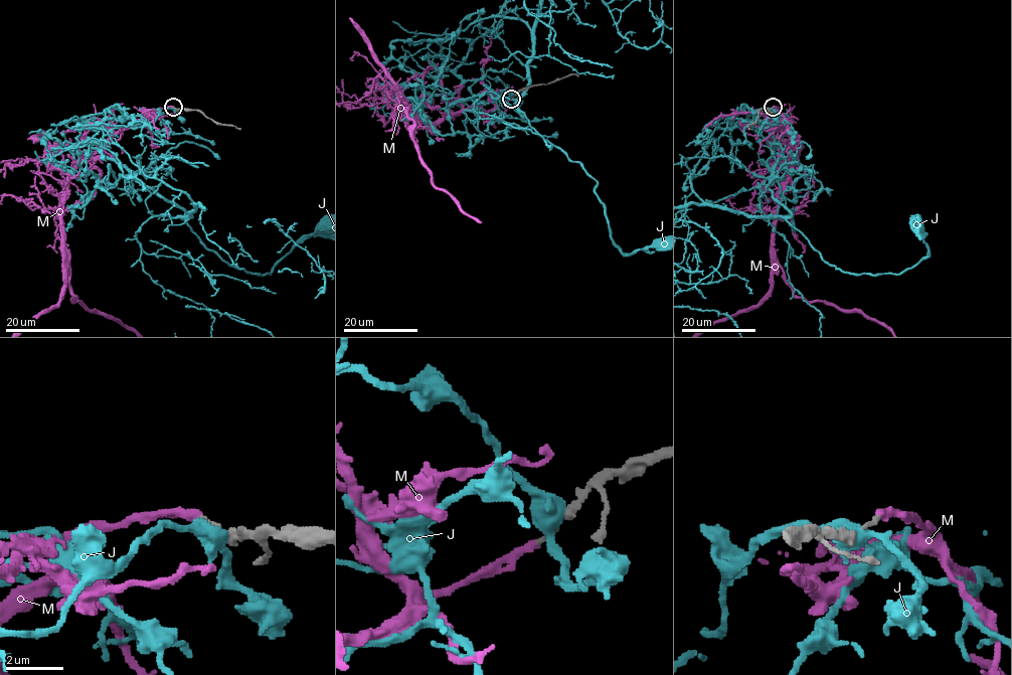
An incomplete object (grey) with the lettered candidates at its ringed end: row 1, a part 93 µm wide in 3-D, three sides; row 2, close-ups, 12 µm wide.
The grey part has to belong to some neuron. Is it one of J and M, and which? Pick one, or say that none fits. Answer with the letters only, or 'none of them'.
M

